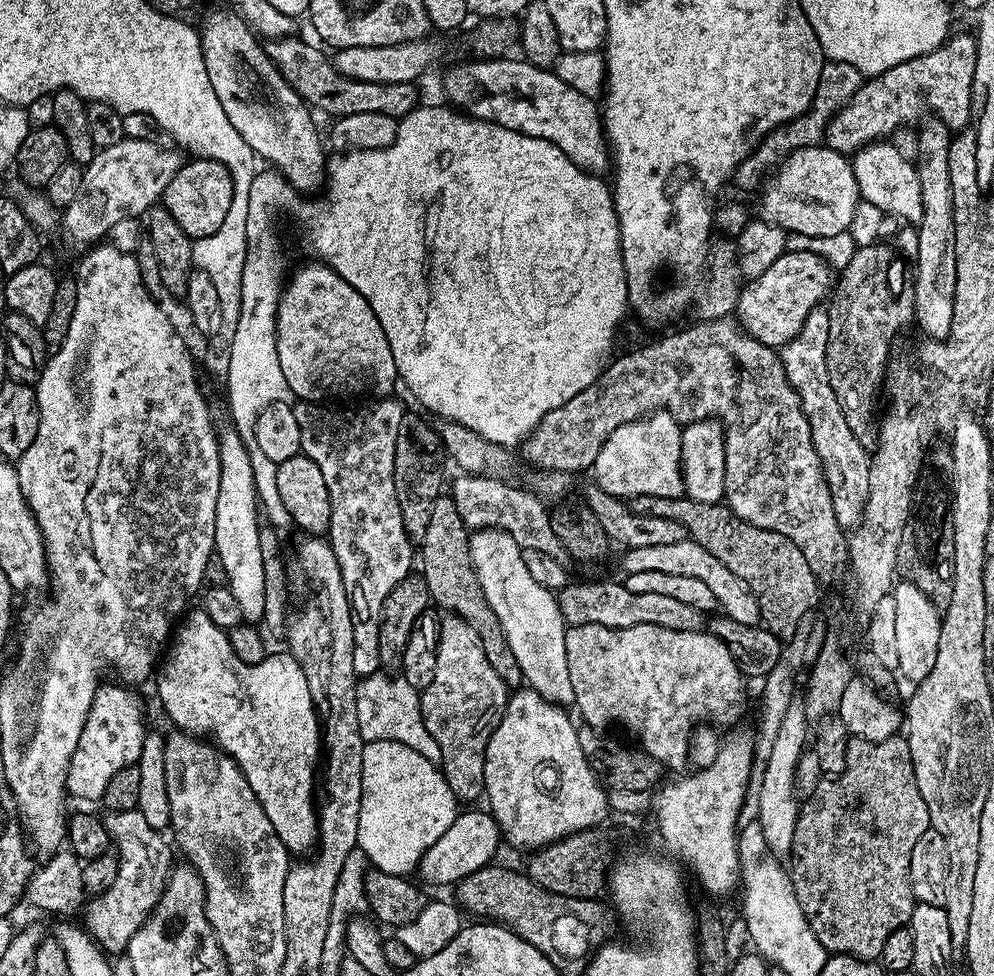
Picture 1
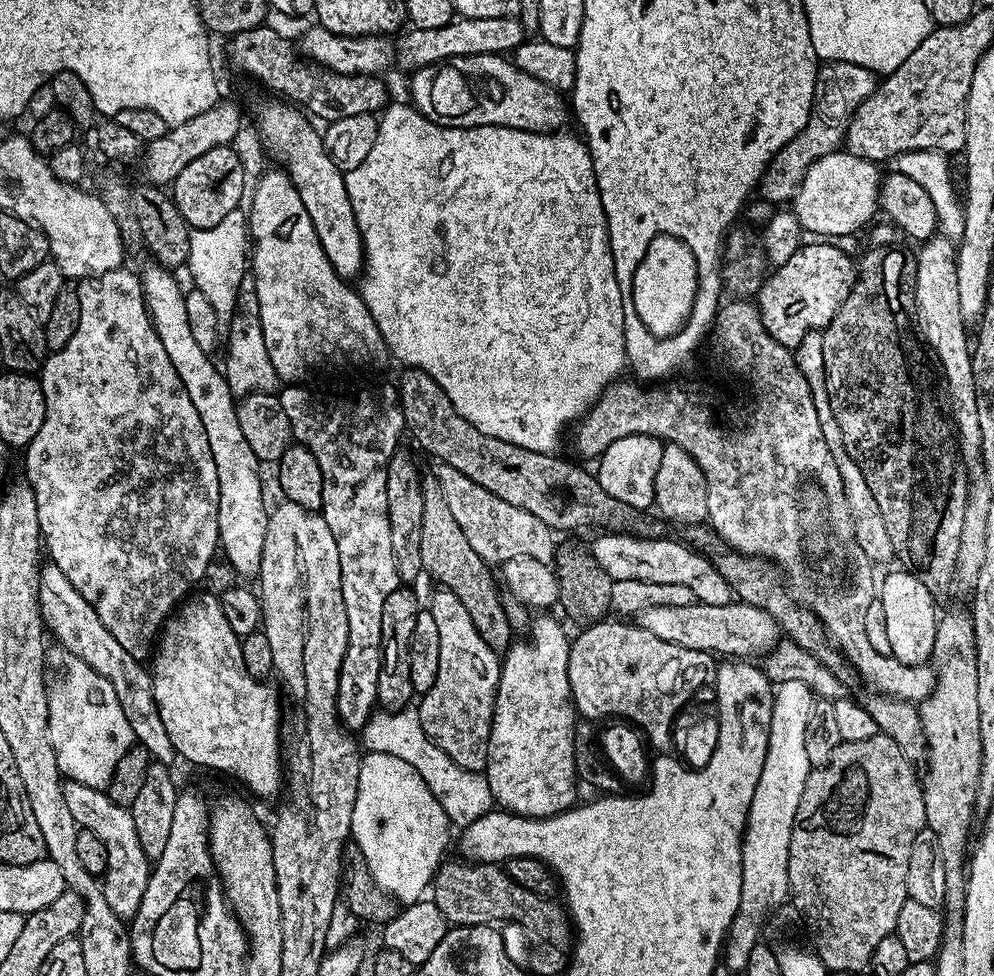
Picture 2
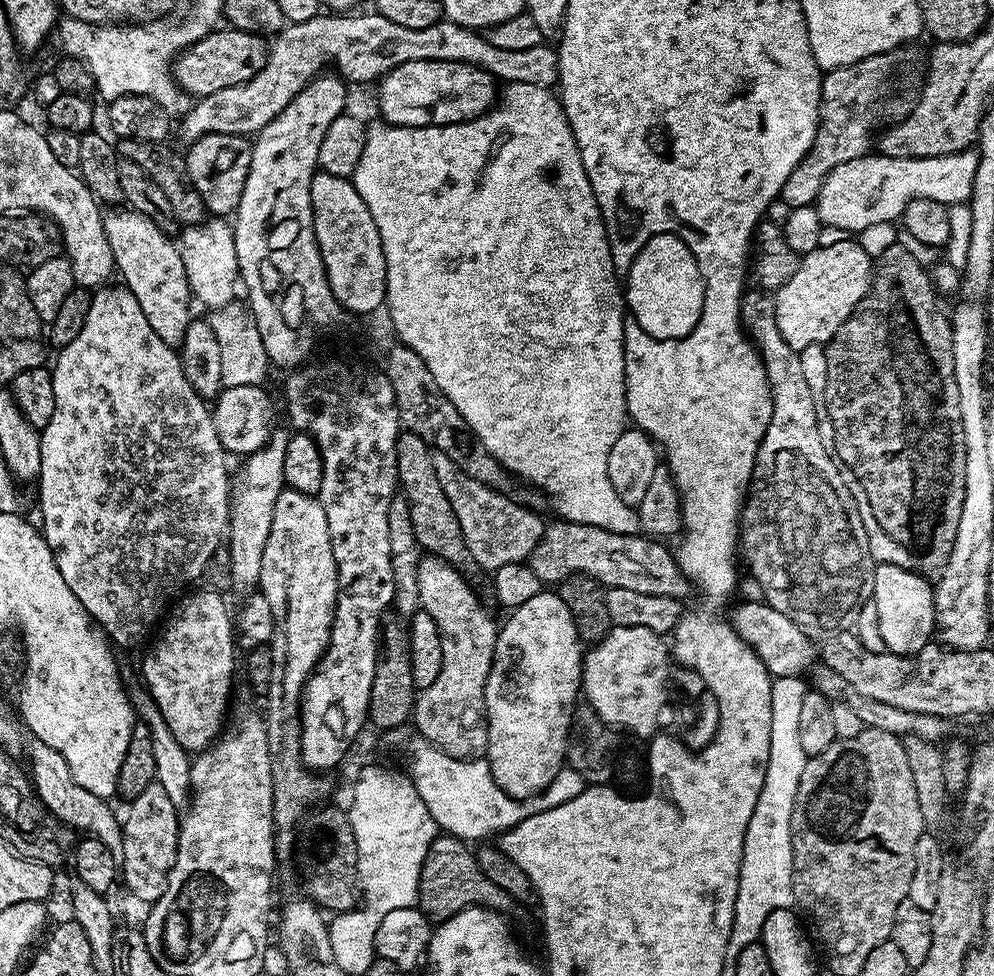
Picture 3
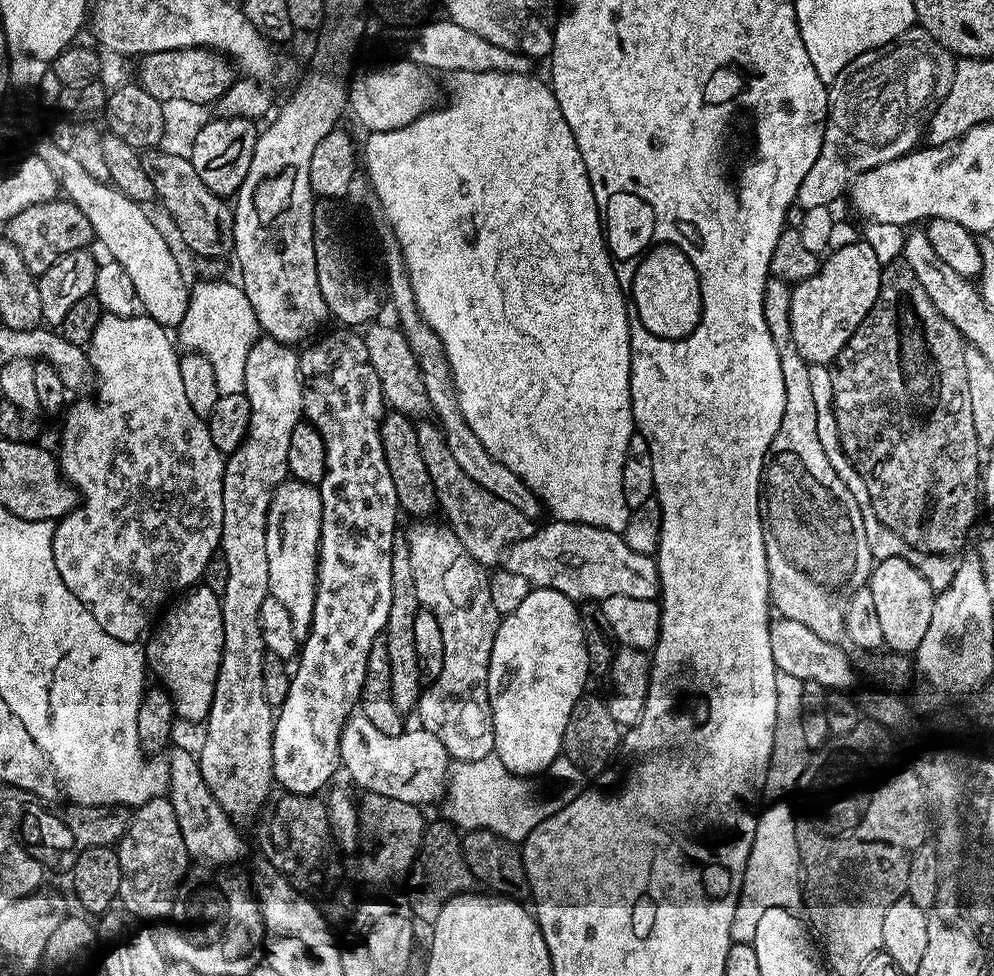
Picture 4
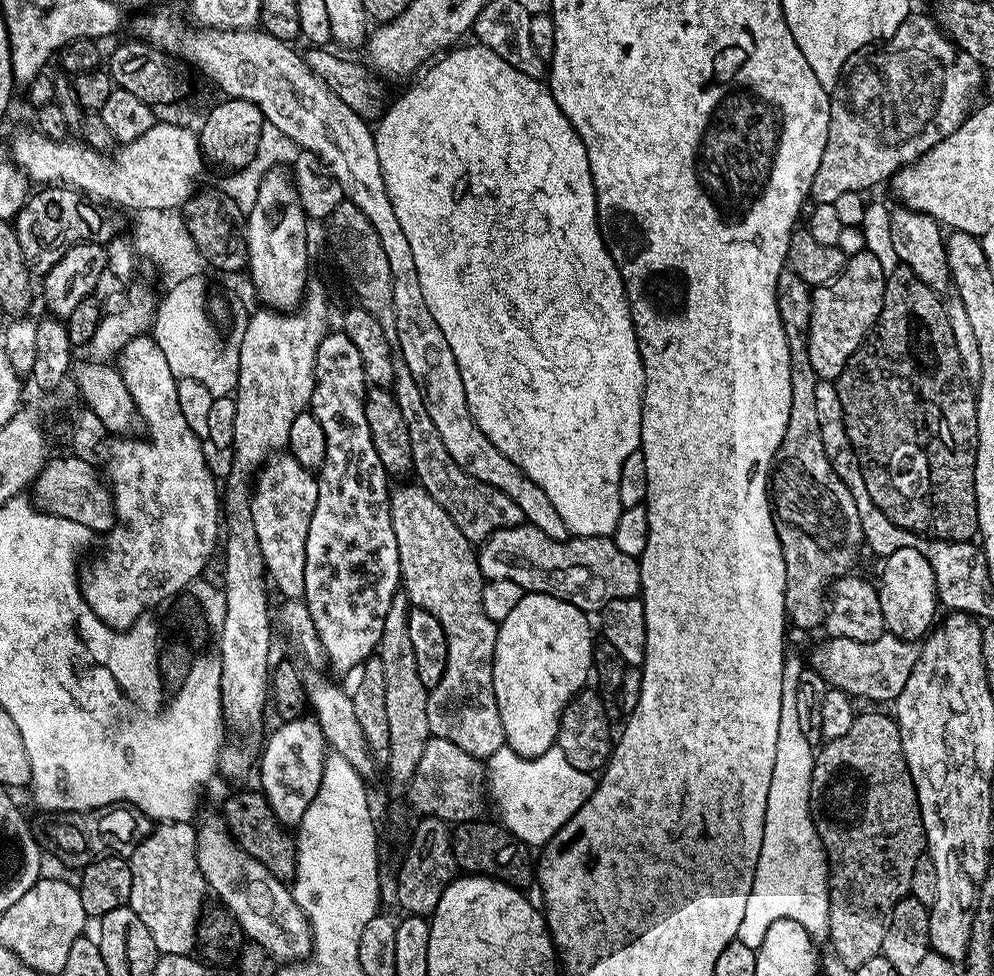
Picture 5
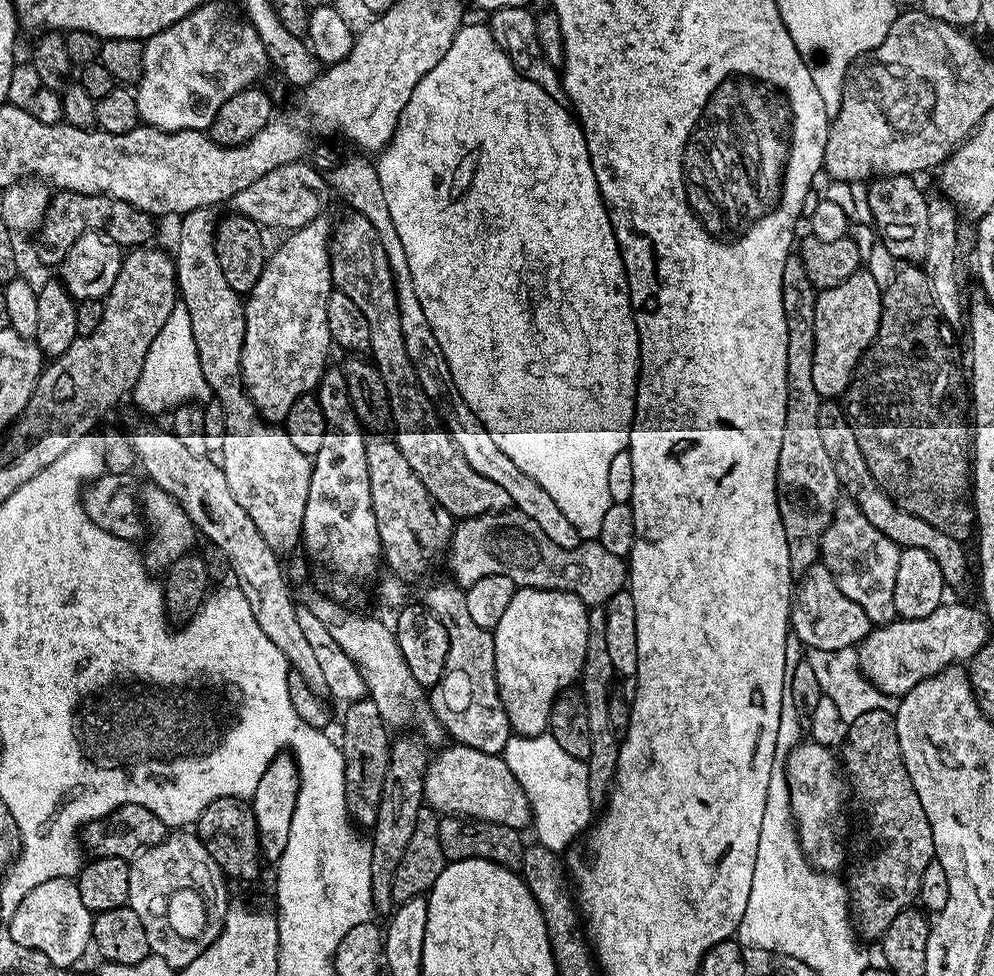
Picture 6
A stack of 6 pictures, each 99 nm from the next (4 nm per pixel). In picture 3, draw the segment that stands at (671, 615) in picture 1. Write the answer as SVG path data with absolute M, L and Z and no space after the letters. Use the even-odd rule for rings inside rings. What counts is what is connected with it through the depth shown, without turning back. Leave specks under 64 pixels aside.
M759 599L748 600L745 604L740 604L736 608L736 613L730 616L732 629L752 647L752 652L766 666L768 675L775 678L777 676L800 676L805 670L813 667L818 653L812 639L786 614L778 614L767 602L761 602Z

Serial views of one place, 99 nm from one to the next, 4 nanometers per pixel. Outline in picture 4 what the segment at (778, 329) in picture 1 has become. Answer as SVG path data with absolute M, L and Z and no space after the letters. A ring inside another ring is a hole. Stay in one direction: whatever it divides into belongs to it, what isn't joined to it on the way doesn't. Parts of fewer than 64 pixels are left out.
M856 240L838 248L827 253L816 273L799 281L792 289L790 328L794 334L794 346L798 346L798 354L802 354L808 365L831 365L854 330L858 330L862 318L870 314L878 298L882 259L875 246Z

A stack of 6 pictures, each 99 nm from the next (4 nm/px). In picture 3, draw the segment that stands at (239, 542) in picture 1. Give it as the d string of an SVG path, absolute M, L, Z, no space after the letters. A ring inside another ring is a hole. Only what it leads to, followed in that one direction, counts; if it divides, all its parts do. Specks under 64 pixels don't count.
M120 210L117 216L104 216L106 238L110 242L115 271L120 272L123 287L138 298L138 306L142 306L142 314L146 314L146 322L150 322L150 330L162 338L162 342L179 346L184 340L184 332L188 329L188 321L193 319L194 297L188 288L186 270L182 266L180 249L159 228L151 216L142 212Z

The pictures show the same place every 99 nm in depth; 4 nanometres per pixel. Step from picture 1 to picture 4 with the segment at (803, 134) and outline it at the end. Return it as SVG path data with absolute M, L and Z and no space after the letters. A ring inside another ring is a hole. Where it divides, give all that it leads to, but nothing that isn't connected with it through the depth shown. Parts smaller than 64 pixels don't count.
M919 26L909 28L891 44L851 60L832 79L828 89L828 119L824 121L822 146L818 158L814 158L814 166L810 166L806 178L802 178L798 186L796 204L801 209L829 206L835 199L843 197L852 181L866 170L874 170L874 166L882 166L913 151L921 143L919 140L925 135L936 108L948 95L956 66L952 53Z

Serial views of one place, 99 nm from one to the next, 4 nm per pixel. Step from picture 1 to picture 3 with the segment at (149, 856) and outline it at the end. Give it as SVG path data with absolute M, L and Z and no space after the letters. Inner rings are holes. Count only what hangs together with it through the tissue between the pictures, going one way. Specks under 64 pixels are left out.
M33 739L31 743L32 745L28 748L29 765L27 764L27 767L30 769L30 782L39 803L41 805L44 803L49 808L47 811L53 817L56 815L62 823L69 824L72 828L81 828L81 833L95 836L111 852L118 854L122 850L124 834L121 821L118 816L116 820L111 806L108 805L111 803L105 797L90 794L90 790L78 786L78 782L74 782L74 774L70 774L70 766L66 766L66 758L62 758L62 754L58 754L58 750L46 746L38 739Z

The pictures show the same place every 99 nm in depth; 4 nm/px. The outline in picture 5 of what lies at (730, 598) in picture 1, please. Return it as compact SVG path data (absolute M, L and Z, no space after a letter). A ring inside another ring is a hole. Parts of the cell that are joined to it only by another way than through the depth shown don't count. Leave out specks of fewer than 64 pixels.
M527 522L503 528L490 534L478 548L480 572L489 580L509 580L518 582L525 592L541 592L554 598L562 598L589 614L599 613L607 604L618 598L639 597L640 595L640 562L637 557L622 554L614 541L606 536L572 536L567 540L555 540L542 530Z

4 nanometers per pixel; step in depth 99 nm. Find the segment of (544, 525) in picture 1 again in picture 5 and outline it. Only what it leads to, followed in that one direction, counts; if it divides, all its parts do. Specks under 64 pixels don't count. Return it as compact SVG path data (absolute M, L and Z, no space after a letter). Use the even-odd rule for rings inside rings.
M403 362L395 365L391 380L392 393L396 395L396 401L402 410L402 419L406 422L406 431L410 433L410 458L415 479L420 487L428 491L430 498L434 498L434 502L438 502L438 506L442 506L442 510L446 510L446 514L454 518L454 526L462 530L465 538L473 542L483 542L498 530L525 523L522 510L518 510L518 502L506 498L502 490L486 486L486 482L478 482L478 478L466 474L458 466L458 462L454 462L450 454L446 454L446 446L442 446L442 438L438 438L438 429L426 410L422 390Z

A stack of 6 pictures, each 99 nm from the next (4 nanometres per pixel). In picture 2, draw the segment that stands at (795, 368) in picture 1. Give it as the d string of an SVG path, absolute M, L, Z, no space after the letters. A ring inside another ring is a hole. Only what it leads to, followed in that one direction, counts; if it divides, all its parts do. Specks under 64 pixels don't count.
M823 331L811 332L802 338L802 342L794 349L794 355L806 382L810 382L810 390L814 398L814 410L818 410L818 422L822 422L822 434L826 438L826 446L830 446L830 454L838 466L838 474L842 474L842 486L846 490L846 502L850 506L850 514L854 522L854 530L858 538L858 546L866 550L866 554L873 562L892 560L894 553L892 543L886 534L886 522L882 522L882 514L878 510L878 502L874 494L870 494L870 486L866 486L866 478L862 470L846 454L846 446L842 446L842 430L838 430L838 422L834 419L834 410L830 410L830 394L826 390L826 362L822 358Z

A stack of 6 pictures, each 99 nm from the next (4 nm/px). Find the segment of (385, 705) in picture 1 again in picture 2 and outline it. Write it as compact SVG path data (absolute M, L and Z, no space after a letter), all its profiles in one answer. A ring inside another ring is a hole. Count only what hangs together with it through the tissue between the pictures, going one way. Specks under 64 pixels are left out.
M417 707L373 711L360 730L360 742L365 751L391 754L414 766L418 774L421 774L422 780L430 786L431 792L438 798L449 823L455 827L457 825L458 828L463 828L493 809L494 801L487 775L462 770L456 762L451 761L422 729L420 711Z

